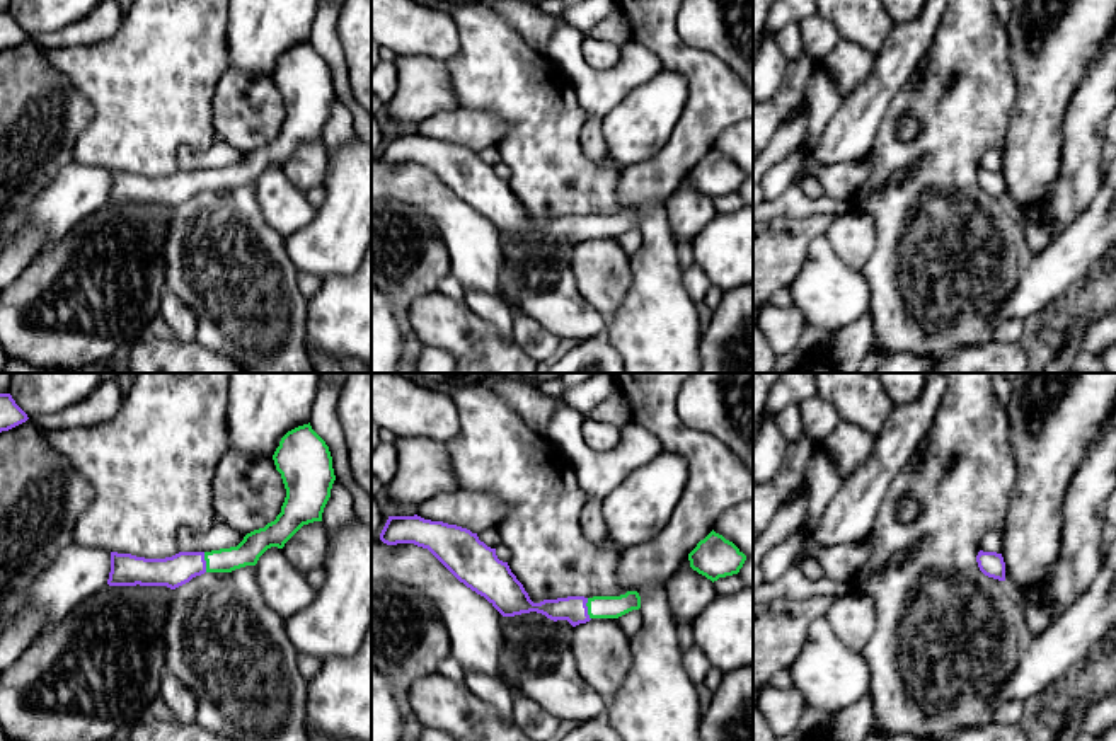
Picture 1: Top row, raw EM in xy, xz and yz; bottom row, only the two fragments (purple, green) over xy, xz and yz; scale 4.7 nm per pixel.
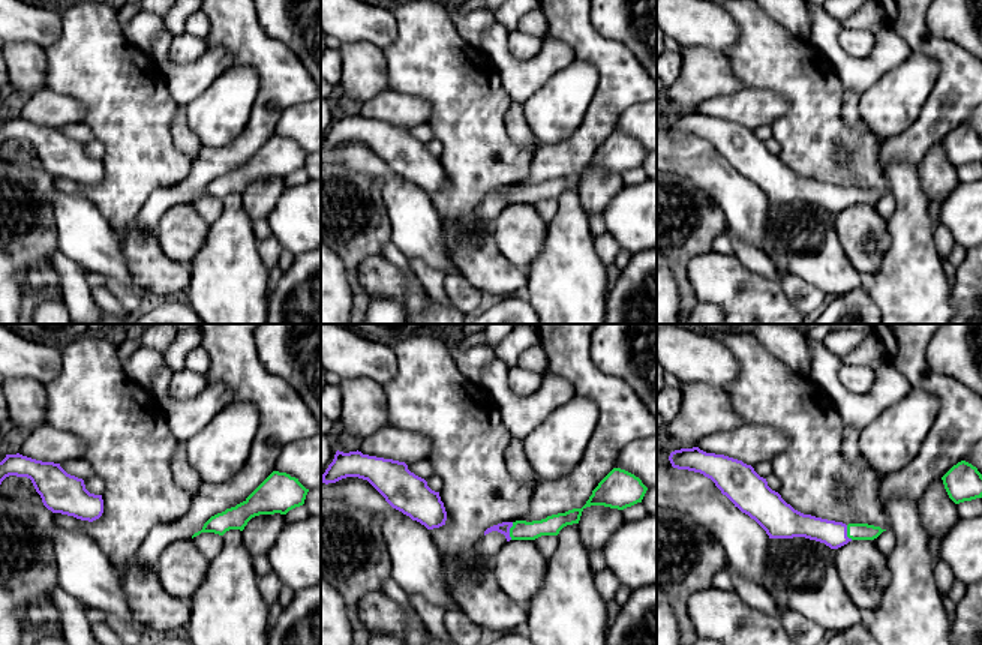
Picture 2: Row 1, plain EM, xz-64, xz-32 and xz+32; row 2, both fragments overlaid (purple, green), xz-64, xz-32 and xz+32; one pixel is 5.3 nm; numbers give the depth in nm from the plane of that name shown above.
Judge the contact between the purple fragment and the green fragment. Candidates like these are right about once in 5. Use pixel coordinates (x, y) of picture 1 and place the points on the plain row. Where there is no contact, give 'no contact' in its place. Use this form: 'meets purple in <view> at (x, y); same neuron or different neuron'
meets purple in xz at (586, 227); same neuron

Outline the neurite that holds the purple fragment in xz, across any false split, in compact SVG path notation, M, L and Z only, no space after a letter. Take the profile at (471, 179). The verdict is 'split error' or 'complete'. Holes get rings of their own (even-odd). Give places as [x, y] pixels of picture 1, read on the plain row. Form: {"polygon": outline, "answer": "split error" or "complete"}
{"polygon": "M388 135L380 158L387 164L414 162L428 167L460 201L484 215L503 235L537 230L547 237L567 238L572 245L591 237L618 237L641 227L637 210L620 215L567 215L533 221L508 181L477 152L443 140L414 135Z", "answer": "split error"}

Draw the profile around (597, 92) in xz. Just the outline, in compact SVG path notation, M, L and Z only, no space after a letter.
M561 15L549 44L549 56L566 72L578 102L588 114L603 118L630 90L651 80L661 68L659 58L647 48L629 39L620 46L620 61L607 72L591 70L583 55L583 34Z

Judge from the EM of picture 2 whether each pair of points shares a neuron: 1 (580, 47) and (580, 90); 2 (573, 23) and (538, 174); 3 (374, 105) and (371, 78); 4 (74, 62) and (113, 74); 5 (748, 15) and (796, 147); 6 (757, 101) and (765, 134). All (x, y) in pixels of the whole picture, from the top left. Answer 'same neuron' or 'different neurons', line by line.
1: different neurons
2: same neuron
3: different neurons
4: same neuron
5: same neuron
6: different neurons

